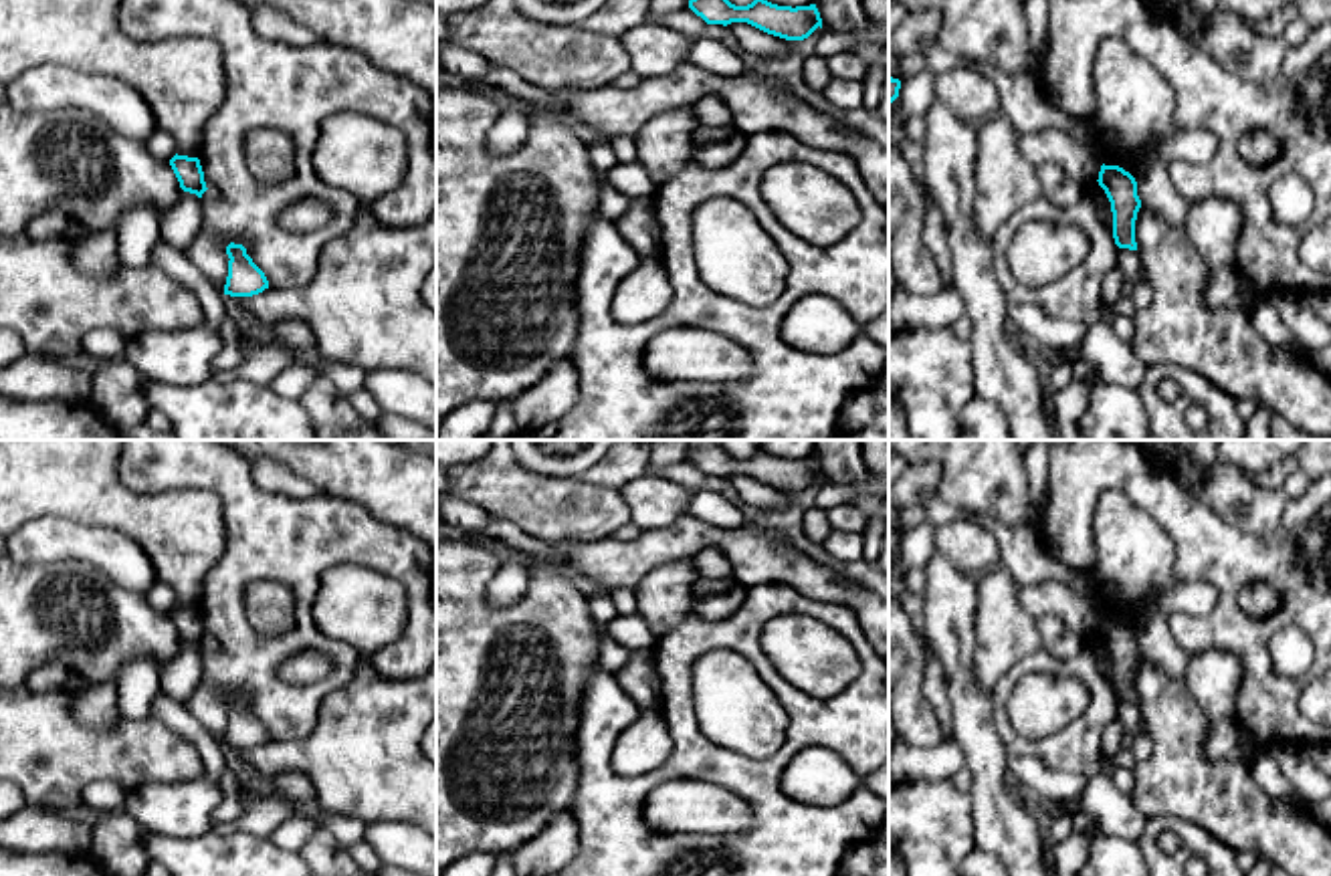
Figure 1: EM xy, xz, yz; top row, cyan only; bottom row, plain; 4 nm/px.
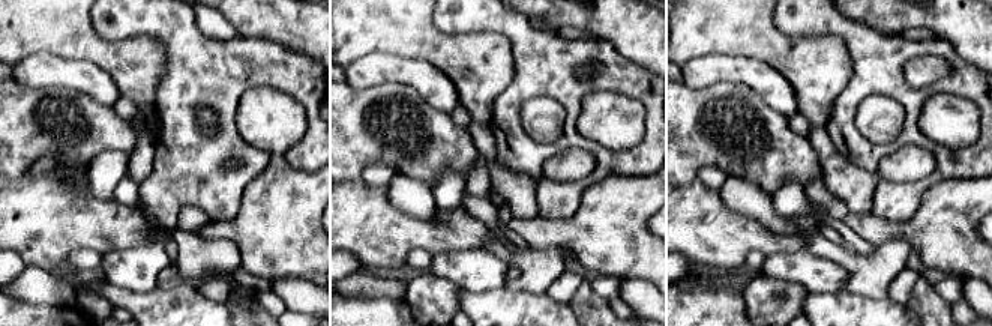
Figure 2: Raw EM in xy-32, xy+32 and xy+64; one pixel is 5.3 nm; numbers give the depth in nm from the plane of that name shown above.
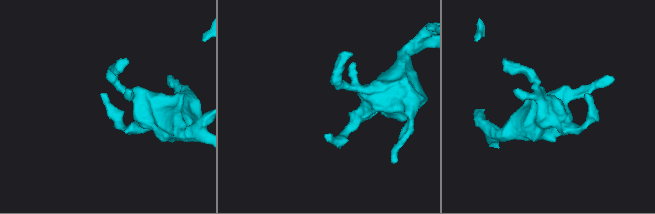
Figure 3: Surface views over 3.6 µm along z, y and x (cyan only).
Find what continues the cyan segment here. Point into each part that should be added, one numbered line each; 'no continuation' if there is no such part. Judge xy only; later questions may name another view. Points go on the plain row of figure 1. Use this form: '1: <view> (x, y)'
no continuation

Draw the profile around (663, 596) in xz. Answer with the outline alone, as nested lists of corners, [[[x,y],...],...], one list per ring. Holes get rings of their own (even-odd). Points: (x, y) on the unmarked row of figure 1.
[[[683,559],[658,567],[638,583],[636,614],[648,624],[656,640],[683,620],[697,579],[695,559]]]

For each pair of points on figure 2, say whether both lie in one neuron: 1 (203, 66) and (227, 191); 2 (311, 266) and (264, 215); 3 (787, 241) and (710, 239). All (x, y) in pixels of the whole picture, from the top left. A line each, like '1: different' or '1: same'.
1: same
2: same
3: same

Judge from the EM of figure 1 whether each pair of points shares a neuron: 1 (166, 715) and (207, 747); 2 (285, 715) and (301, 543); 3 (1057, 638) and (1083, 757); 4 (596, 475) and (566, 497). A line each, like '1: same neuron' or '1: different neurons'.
1: same neuron
2: same neuron
3: different neurons
4: different neurons

